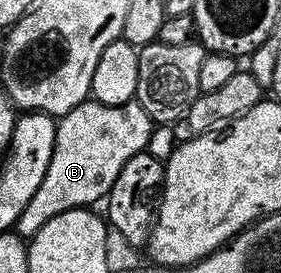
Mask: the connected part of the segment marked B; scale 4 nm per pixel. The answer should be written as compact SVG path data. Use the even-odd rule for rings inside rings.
M87 101L76 105L76 109L61 116L57 120L55 147L52 149L52 159L48 164L48 171L44 174L44 181L40 183L39 189L19 215L16 224L17 234L23 237L32 237L48 221L52 221L52 217L73 207L89 208L97 199L98 202L105 200L112 189L112 181L116 181L116 176L119 175L120 169L124 169L128 157L147 150L151 146L149 144L150 130L152 130L152 124L148 113L144 113L144 109L137 101L131 101L122 107Z

